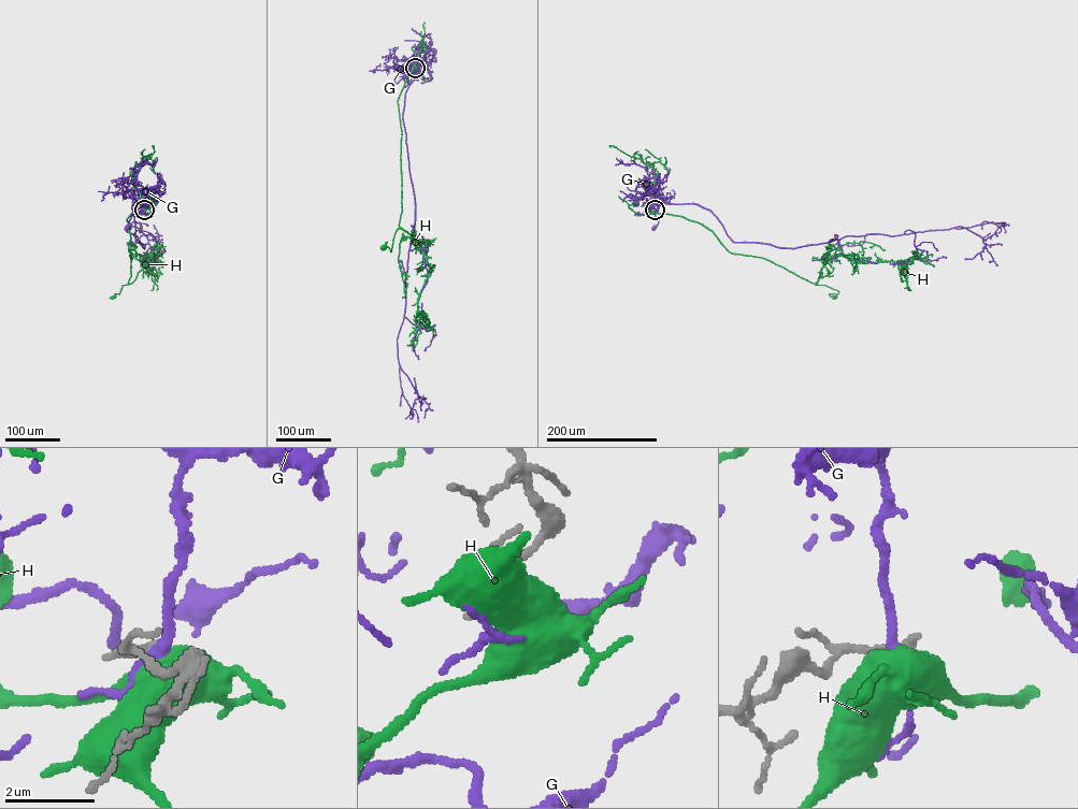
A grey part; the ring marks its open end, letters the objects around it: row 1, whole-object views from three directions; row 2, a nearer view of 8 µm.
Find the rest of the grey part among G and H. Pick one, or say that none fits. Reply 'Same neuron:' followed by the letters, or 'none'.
Same neuron: none

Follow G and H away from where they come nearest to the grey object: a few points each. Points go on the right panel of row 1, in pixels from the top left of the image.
G: (654, 210), (656, 203), (654, 214), (658, 222), (655, 227)
H: (654, 210), (699, 222), (731, 253), (773, 261), (815, 284), (836, 289), (836, 294), (829, 293), (833, 298)

